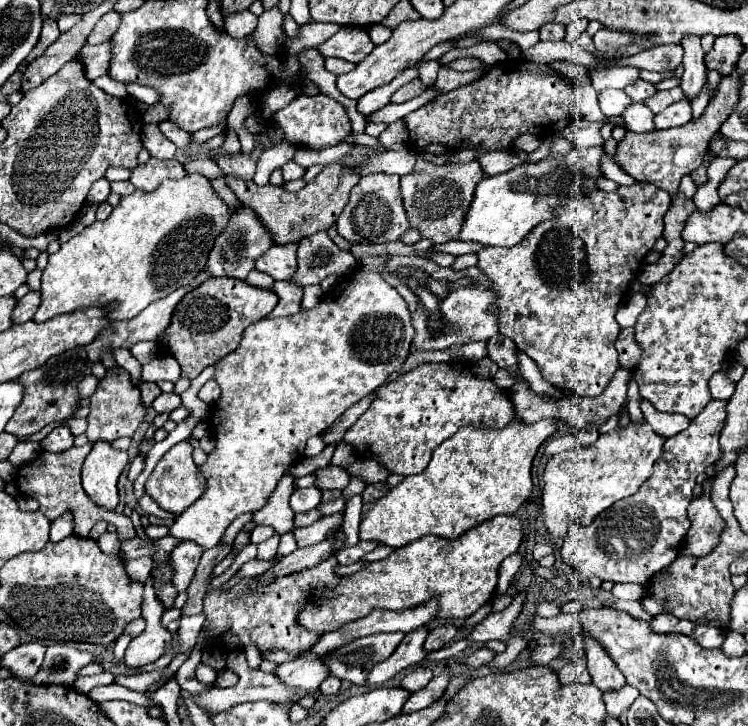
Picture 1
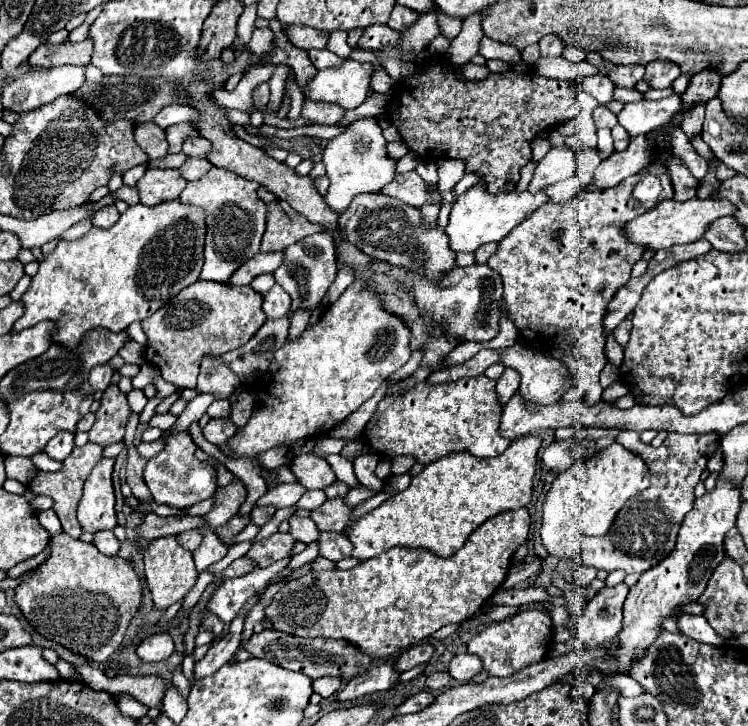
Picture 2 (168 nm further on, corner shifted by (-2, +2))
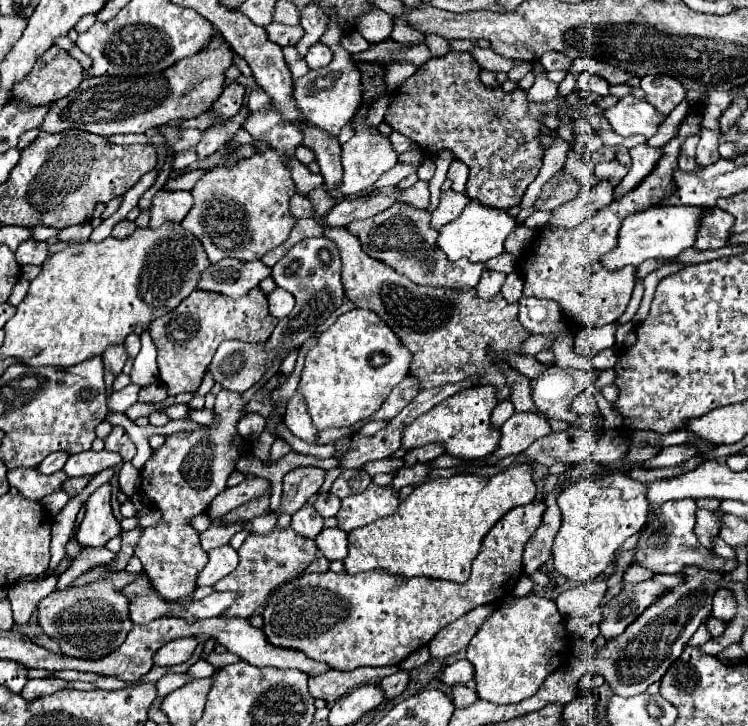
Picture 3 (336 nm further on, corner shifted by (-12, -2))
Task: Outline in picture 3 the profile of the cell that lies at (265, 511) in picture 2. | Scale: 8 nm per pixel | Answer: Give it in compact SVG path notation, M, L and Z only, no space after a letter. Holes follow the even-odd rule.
M300 466L290 470L284 476L284 494L282 494L282 504L273 513L279 516L282 512L294 514L300 510L310 496L316 494L316 490L322 486L326 476L326 470L318 466Z

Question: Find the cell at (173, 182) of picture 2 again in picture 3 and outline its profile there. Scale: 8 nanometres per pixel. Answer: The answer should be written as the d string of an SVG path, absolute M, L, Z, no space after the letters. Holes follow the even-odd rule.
M158 190L152 198L150 226L158 228L164 222L182 222L192 208L192 194L186 190Z

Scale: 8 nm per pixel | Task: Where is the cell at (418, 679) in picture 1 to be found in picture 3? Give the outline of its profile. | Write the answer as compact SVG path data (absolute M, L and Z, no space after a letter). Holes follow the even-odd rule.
M452 684L450 688L452 688L452 702L456 708L468 706L468 704L472 704L472 700L478 700L476 690L466 688L466 684Z

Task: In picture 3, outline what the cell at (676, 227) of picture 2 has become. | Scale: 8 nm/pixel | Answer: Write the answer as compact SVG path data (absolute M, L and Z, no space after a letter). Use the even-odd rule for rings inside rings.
M656 206L638 212L636 216L628 216L620 228L618 246L608 252L602 262L606 268L616 270L624 266L640 266L648 258L674 258L696 242L704 214L706 210L698 206Z

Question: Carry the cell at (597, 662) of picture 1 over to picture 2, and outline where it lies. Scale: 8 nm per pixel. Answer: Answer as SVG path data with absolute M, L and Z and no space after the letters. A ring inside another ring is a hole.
M618 584L606 590L602 588L584 608L575 625L576 636L584 642L584 648L596 648L602 644L614 646L614 636L622 630L622 604L626 600L628 586Z

